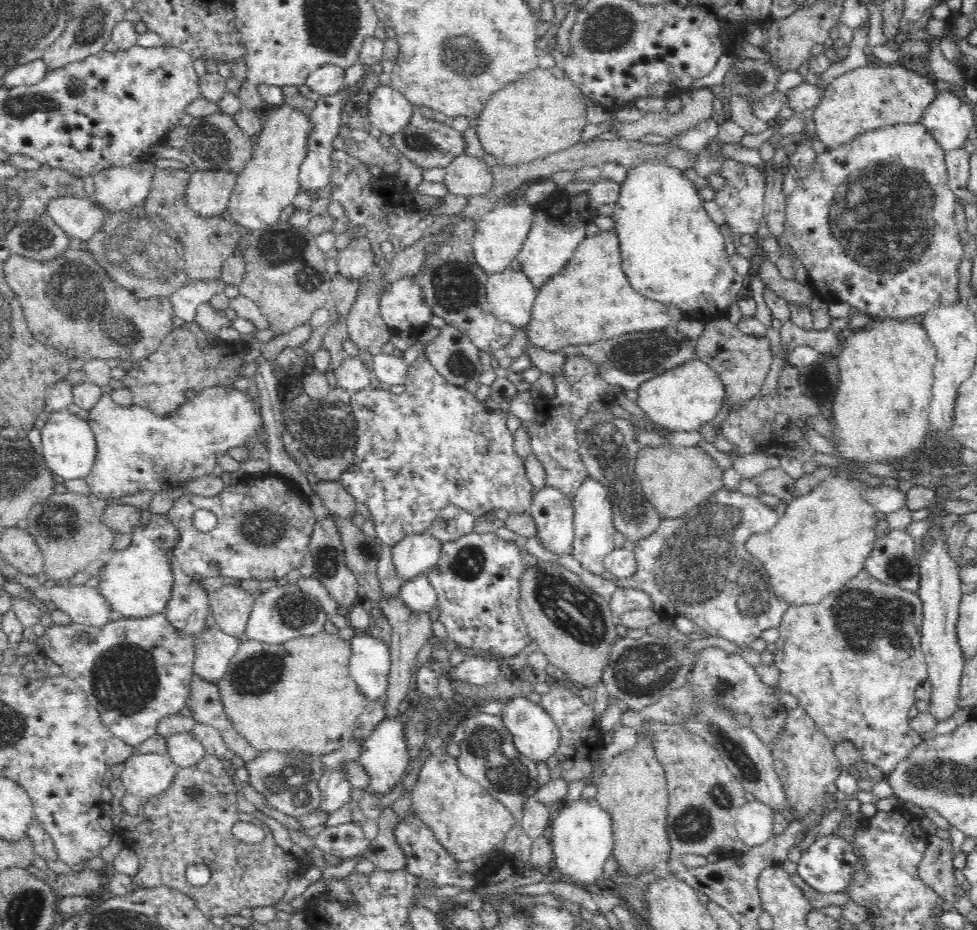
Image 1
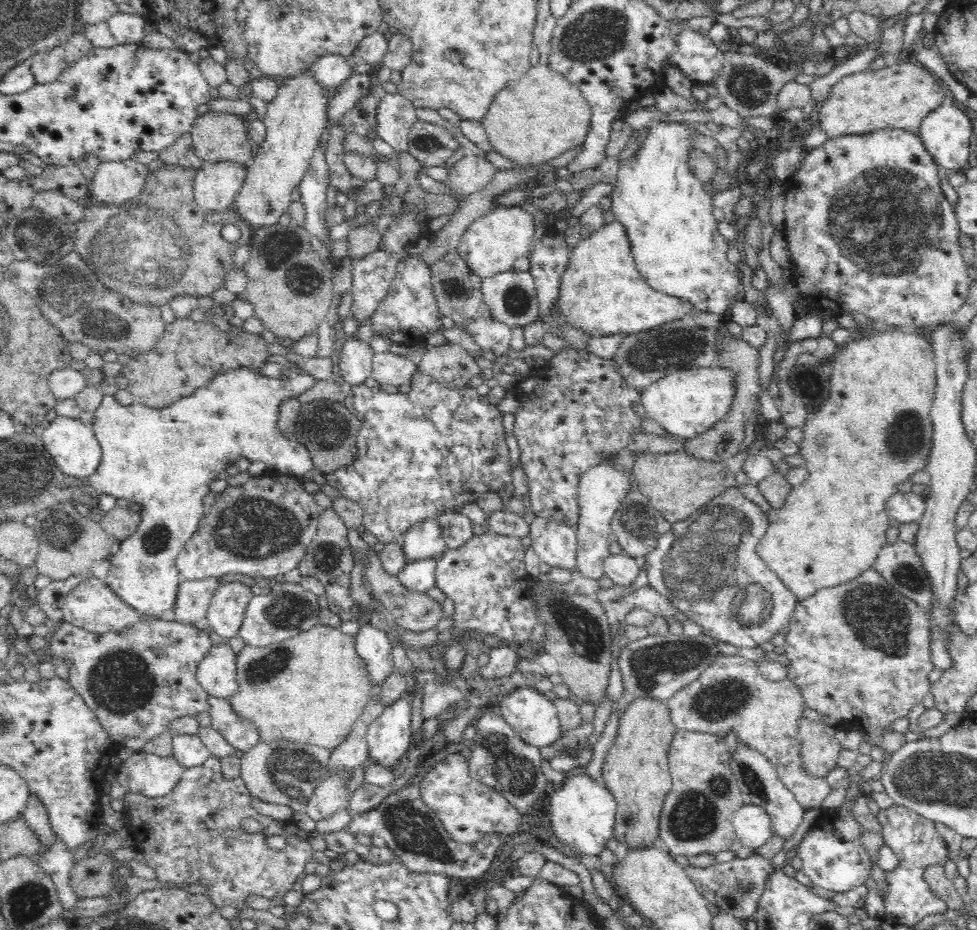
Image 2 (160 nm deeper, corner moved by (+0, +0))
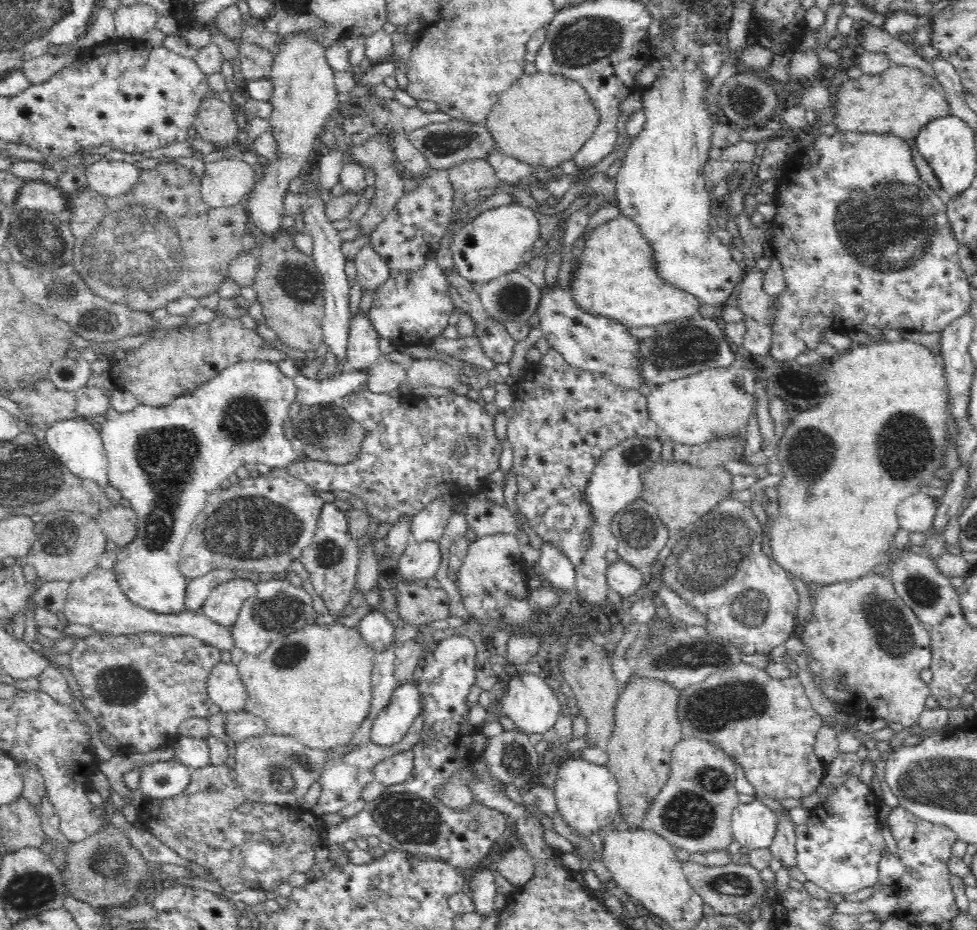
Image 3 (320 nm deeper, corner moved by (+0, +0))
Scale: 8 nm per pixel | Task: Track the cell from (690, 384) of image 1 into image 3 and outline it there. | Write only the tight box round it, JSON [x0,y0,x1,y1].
[646,365,757,445]

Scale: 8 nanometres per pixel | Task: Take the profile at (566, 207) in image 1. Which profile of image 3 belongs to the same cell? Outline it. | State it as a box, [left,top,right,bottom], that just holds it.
[538,283,651,393]

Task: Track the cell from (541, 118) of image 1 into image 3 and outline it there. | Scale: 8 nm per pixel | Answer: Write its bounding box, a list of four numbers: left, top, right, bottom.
[485,70,599,169]

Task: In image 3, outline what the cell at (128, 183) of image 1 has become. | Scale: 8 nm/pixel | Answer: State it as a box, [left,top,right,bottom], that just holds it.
[85,159,141,198]

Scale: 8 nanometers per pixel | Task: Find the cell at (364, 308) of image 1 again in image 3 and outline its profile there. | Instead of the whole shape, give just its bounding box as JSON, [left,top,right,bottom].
[354,242,390,296]

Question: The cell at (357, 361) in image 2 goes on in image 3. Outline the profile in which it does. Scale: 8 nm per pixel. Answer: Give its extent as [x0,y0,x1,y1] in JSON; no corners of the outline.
[344,312,383,373]

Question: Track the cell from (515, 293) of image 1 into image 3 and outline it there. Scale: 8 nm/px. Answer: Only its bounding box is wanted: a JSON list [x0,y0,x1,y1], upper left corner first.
[478,271,541,322]

